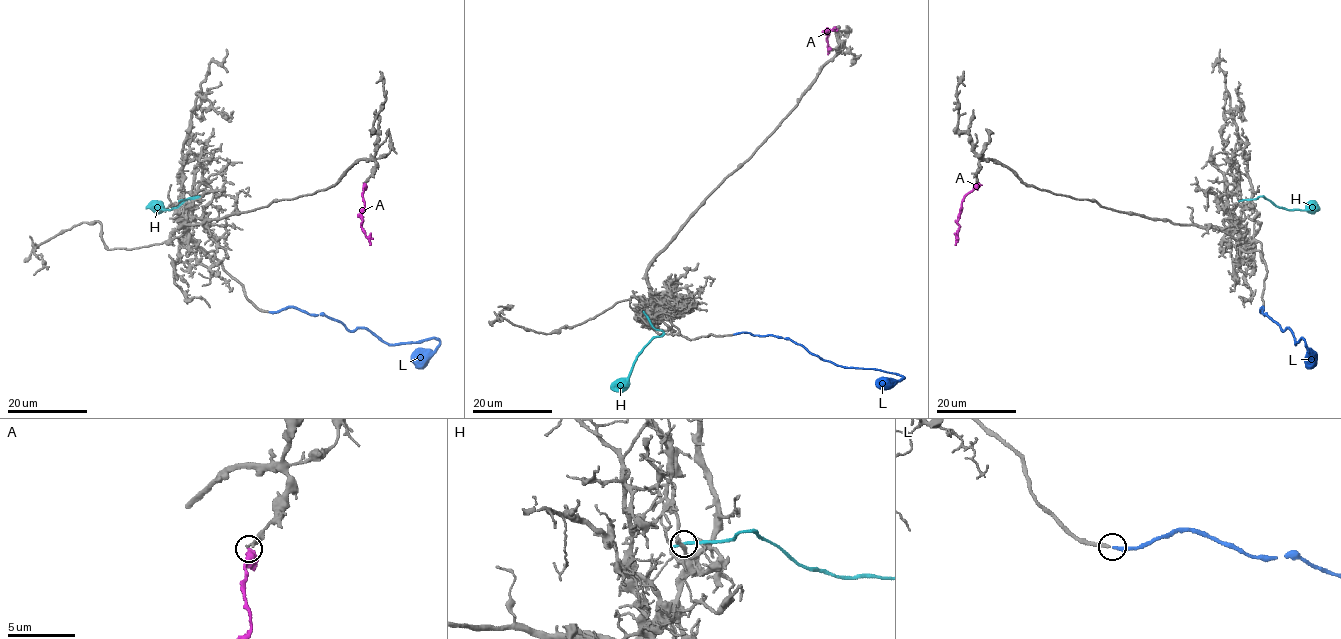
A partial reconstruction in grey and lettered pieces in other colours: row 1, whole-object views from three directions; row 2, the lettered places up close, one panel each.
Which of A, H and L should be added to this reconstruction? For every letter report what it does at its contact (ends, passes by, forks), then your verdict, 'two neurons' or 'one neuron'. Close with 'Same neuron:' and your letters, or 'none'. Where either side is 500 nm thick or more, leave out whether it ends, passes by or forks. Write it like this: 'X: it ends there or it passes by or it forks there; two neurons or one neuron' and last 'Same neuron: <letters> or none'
A: it ends there; two neurons
H: it ends there; two neurons
L: it ends there; one neuron
Same neuron: L

